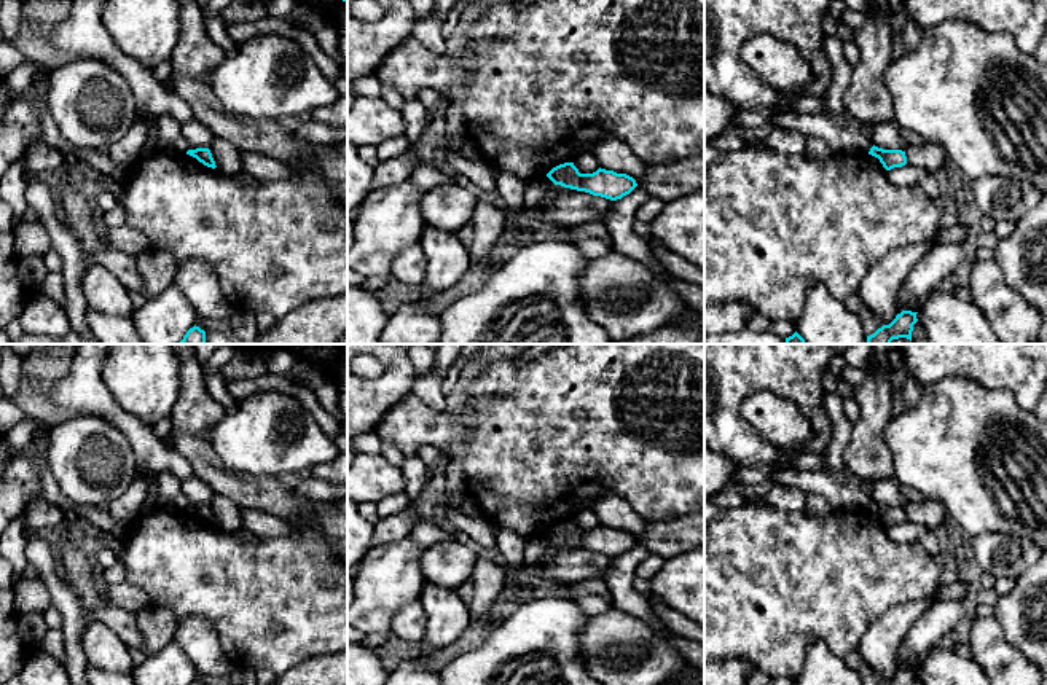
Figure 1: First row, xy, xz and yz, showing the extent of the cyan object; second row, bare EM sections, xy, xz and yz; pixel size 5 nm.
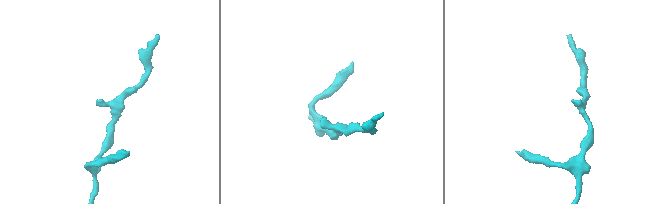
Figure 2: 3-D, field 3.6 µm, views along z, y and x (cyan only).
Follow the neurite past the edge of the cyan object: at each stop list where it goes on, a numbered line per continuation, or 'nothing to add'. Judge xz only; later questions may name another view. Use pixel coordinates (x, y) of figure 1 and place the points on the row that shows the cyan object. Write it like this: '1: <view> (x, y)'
nothing to add

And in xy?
nothing to add

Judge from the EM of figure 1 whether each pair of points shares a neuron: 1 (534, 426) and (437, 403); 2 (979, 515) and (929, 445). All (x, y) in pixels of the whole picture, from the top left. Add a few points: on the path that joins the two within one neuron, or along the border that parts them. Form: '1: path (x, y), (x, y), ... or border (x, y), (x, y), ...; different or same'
1: border (411, 392), (429, 407), (443, 411); different
2: path (979, 497), (947, 462); same

